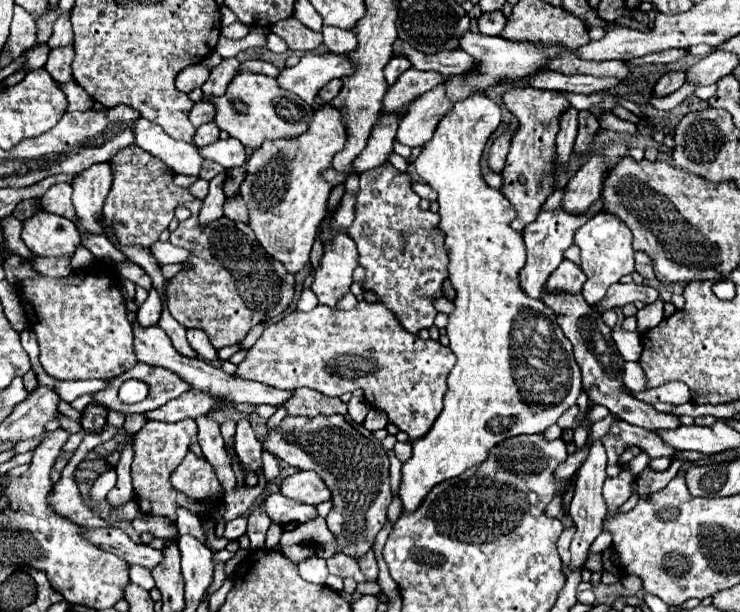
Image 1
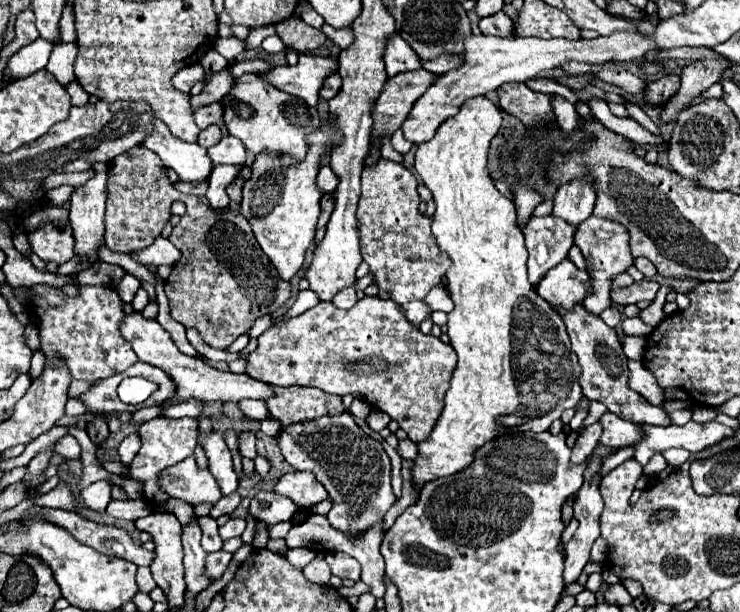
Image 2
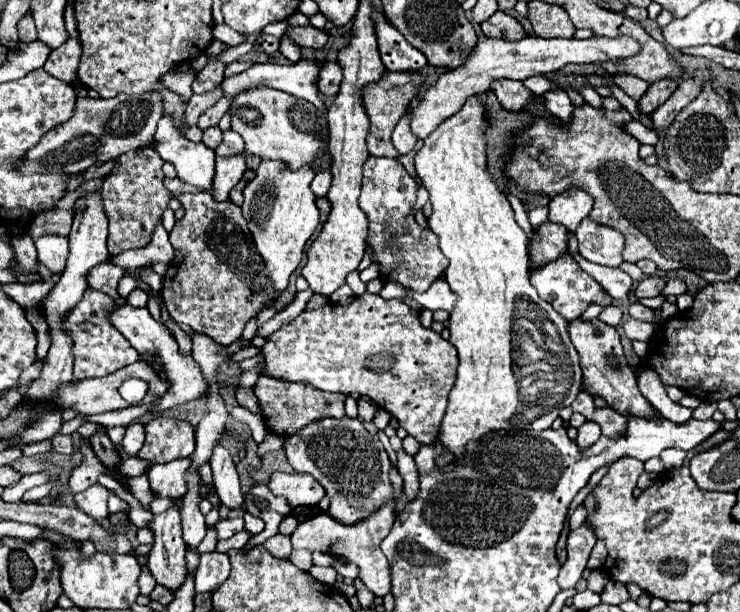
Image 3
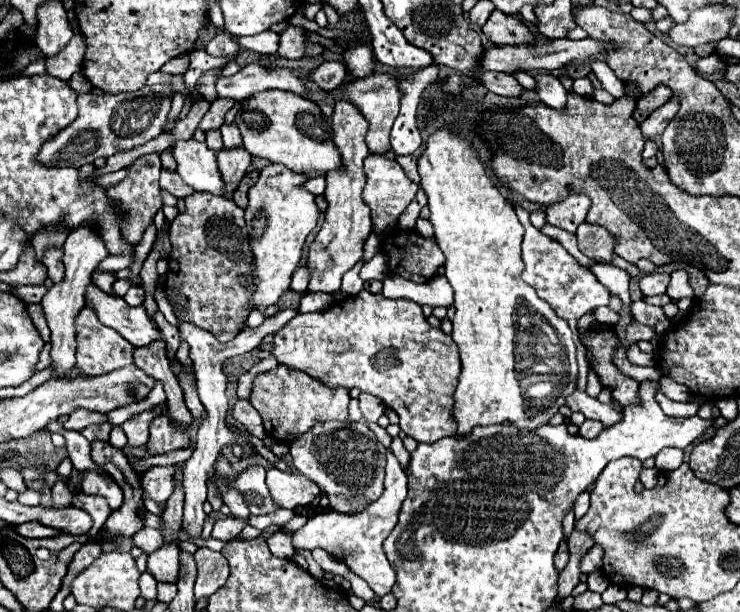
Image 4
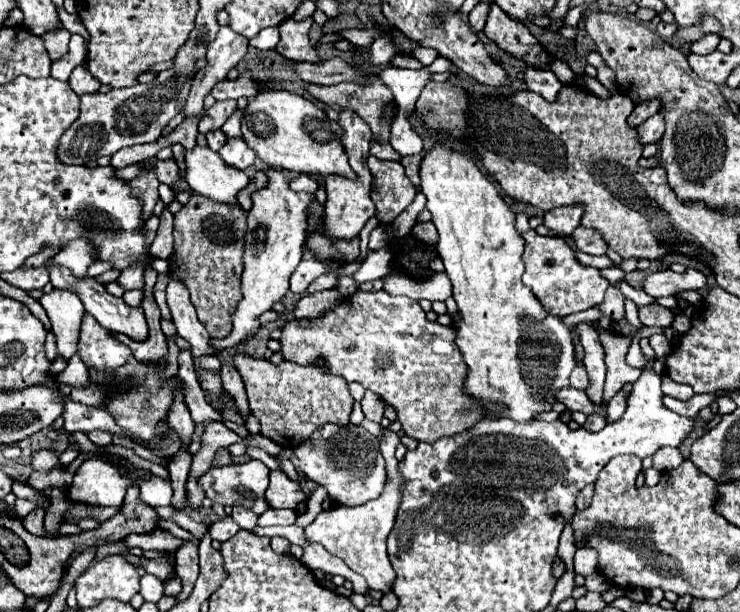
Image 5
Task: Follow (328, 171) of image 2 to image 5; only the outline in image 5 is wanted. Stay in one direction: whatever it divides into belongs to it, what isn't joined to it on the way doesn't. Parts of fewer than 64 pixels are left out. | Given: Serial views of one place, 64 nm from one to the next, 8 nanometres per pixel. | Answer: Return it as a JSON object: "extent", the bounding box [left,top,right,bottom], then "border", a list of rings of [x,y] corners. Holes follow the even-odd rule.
{"extent":[290,176,320,194],"border":[[[298,176],[298,178],[294,178],[292,180],[292,184],[290,184],[290,188],[292,190],[296,190],[296,192],[310,192],[310,194],[314,194],[318,188],[320,188],[320,182],[316,180],[316,178],[312,178],[312,176]]]}

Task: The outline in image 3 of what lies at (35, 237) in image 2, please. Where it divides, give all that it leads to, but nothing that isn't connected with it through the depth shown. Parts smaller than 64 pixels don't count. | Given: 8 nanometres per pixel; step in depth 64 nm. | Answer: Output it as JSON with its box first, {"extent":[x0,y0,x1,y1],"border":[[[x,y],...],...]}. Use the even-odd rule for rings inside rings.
{"extent":[34,234,68,274],"border":[[[46,234],[34,240],[38,260],[50,268],[52,274],[58,274],[64,270],[66,258],[68,258],[68,236],[54,236]]]}

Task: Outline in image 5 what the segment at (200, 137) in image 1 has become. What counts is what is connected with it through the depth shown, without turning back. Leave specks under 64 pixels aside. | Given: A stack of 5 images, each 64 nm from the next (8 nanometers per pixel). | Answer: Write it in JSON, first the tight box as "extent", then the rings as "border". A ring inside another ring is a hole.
{"extent":[206,130,226,152],"border":[[[220,130],[208,132],[208,134],[206,134],[206,138],[208,138],[208,148],[212,148],[214,152],[216,152],[216,150],[220,150],[220,148],[226,144],[226,136],[224,136]]]}

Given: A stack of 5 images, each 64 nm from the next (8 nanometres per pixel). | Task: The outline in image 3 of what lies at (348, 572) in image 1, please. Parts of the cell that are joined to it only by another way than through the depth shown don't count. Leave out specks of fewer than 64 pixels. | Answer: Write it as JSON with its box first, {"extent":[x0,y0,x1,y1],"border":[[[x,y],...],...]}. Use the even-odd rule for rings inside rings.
{"extent":[332,556,359,580],"border":[[[332,556],[332,560],[332,567],[336,570],[337,574],[354,580],[358,578],[359,570],[356,564],[347,558],[338,558],[336,556]]]}

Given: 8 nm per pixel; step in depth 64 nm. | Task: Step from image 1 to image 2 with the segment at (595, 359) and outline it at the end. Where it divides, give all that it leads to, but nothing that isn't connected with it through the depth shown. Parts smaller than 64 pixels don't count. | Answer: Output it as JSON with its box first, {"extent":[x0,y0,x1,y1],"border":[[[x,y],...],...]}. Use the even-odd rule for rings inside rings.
{"extent":[554,304,672,426],"border":[[[582,304],[580,308],[574,308],[572,312],[560,312],[558,308],[554,312],[558,312],[566,324],[566,332],[572,340],[572,352],[578,356],[578,362],[582,366],[580,386],[588,400],[604,402],[612,414],[624,420],[630,420],[634,424],[648,424],[648,426],[670,426],[672,424],[668,414],[662,408],[652,406],[646,398],[642,398],[638,392],[634,392],[628,386],[628,374],[630,374],[626,366],[628,358],[622,352],[622,346],[618,342],[618,334],[614,328],[606,326],[600,316],[592,316],[590,312],[586,312]]]}

